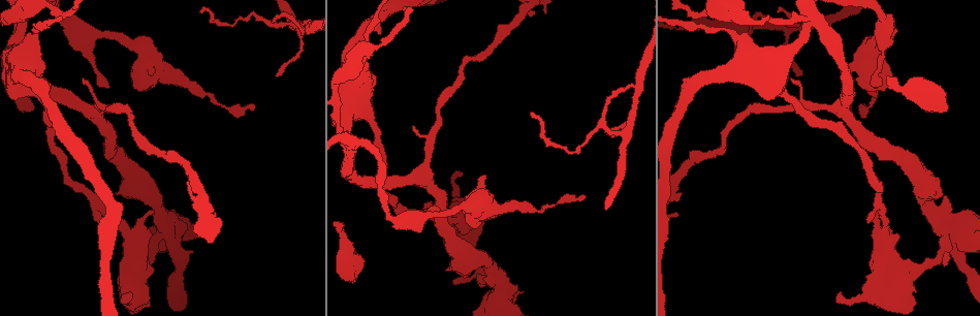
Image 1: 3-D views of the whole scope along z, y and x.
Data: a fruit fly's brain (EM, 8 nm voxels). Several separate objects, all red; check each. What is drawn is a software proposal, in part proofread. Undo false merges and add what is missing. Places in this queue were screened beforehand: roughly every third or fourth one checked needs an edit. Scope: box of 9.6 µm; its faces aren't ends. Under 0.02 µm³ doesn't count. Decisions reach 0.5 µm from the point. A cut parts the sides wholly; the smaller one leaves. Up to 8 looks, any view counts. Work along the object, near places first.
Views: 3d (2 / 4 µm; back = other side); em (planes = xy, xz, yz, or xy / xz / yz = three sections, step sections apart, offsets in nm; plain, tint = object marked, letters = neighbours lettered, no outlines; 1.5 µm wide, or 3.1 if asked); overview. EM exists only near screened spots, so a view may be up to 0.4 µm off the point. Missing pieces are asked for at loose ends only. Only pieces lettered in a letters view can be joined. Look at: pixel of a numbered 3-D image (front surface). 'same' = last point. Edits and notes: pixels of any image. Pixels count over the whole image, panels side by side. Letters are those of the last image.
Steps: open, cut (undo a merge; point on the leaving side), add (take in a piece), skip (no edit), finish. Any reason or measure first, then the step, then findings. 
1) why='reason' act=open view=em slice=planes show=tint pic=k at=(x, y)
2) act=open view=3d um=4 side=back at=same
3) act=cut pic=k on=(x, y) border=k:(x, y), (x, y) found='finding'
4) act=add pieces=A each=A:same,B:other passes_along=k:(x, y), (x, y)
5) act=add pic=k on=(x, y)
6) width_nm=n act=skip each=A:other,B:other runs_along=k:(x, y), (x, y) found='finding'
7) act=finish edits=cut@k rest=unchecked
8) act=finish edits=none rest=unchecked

why='thick end' act=open view=em slice=yz step=8 show=tint pic=1 at=(153, 211)

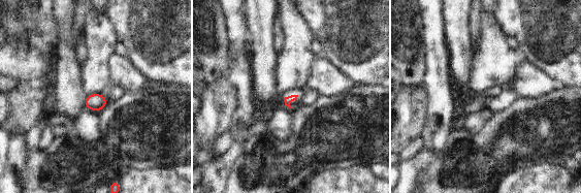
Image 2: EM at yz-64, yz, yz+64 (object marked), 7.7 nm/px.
act=open view=em slice=planes show=letters at=same

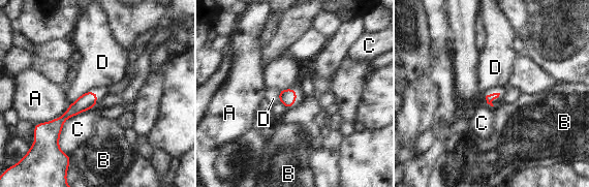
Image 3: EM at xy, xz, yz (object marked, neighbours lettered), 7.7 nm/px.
longest_contact=C:420nm act=skip each=A:other,B:other,C:other,D:other found='no lettered piece goes on from it'

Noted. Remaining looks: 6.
why='free end' act=open view=3d um=2 pic=1 at=(943, 90)

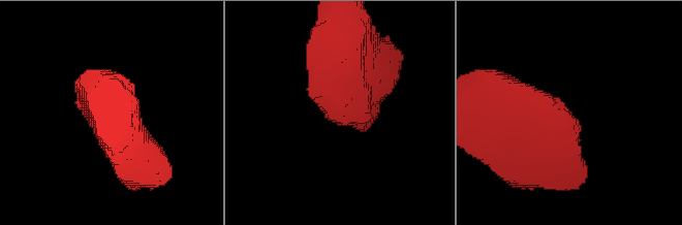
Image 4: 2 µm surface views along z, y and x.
why='shape alone is not enough' act=open view=em um=3.1 slice=xy step=16 show=tint pic=4 at=(330, 119)

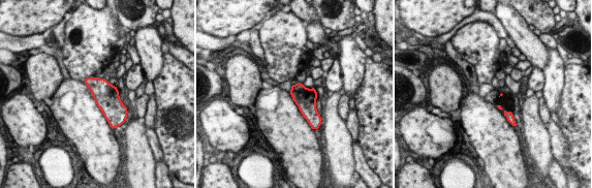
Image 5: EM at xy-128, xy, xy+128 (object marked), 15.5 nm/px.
why='another direction' act=open view=em um=3.1 slice=planes show=letters at=same

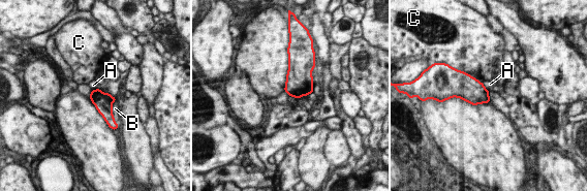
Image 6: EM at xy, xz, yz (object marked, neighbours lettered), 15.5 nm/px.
act=skip each=A:other,B:other,C:other border=6:(482, 83), (489, 91) found='no lettered piece goes on from it'

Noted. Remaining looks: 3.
why='small branch off a trunk' act=open view=3d um=4 pic=1 at=(21, 23)

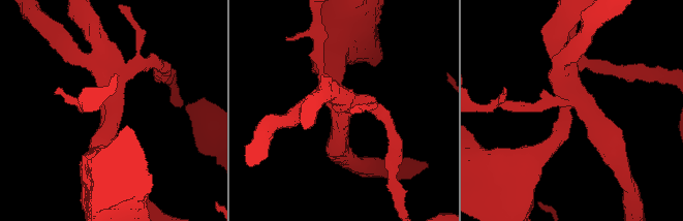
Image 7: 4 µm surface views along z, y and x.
arms=4 act=open view=em slice=planes show=letters pic=7 at=(110, 109)

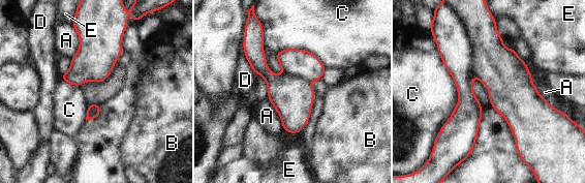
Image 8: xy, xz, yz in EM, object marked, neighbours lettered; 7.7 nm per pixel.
act=cut pic=8 on=(498, 67) each=A:other,B:other,C:other,D:other,E:other border=8:(464, 26), (472, 44), (474, 73) found='two cells meet here'

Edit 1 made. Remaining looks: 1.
why='side arm on a straight run' act=open view=em slice=planes show=letters pic=1 at=(799, 27)

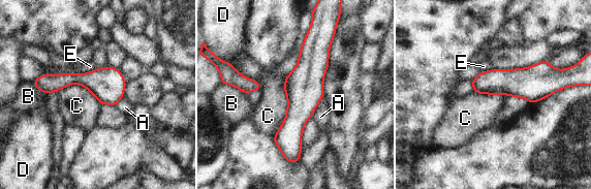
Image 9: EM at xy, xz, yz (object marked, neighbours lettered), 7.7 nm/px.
width_nm=200 longest_contact=C:480nm act=skip each=A:other,B:other,C:other,D:other,E:other found='continuous, no second cell'

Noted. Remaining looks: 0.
act=finish edits=cut@8 rest=unchecked

